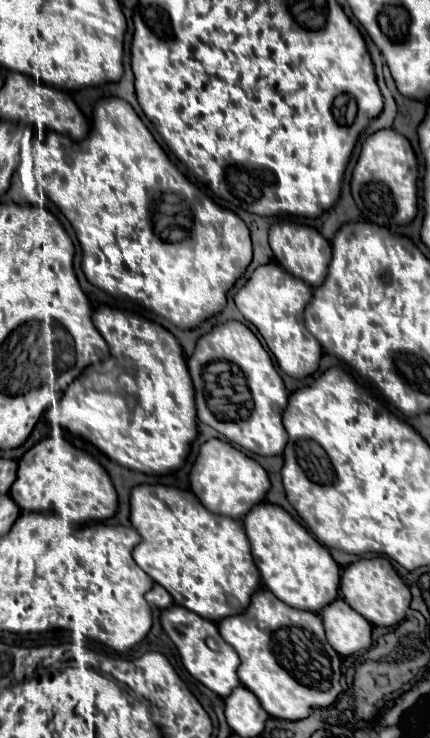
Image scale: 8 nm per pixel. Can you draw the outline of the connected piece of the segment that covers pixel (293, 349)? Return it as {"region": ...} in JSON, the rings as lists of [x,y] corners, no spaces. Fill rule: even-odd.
{"region":[[[277,264],[259,266],[249,278],[249,282],[235,294],[235,304],[239,312],[265,338],[267,348],[273,352],[279,368],[287,376],[297,380],[311,376],[319,368],[319,360],[323,354],[321,344],[303,326],[303,310],[309,304],[311,296],[311,286],[281,270]]]}

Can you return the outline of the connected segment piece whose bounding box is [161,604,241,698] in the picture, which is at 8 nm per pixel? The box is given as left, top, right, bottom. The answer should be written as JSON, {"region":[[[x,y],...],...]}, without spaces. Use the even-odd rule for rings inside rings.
{"region":[[[175,604],[175,606],[167,608],[167,610],[163,610],[163,614],[161,614],[161,626],[167,632],[167,636],[175,642],[175,646],[177,646],[177,650],[181,654],[183,666],[187,668],[187,672],[195,680],[199,680],[201,684],[205,684],[211,692],[219,694],[221,698],[227,698],[233,688],[241,686],[241,680],[237,676],[239,656],[237,656],[235,648],[231,648],[231,644],[227,644],[219,636],[219,630],[217,630],[217,624],[215,622],[209,622],[209,620],[197,616],[195,612],[191,612],[187,608]],[[205,640],[215,640],[219,644],[219,650],[209,648]]]}

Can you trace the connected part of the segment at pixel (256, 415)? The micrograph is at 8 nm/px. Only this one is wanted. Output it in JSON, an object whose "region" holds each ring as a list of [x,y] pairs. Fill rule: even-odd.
{"region":[[[229,320],[199,338],[187,362],[195,384],[197,418],[237,444],[259,456],[281,456],[287,444],[281,416],[287,408],[287,390],[269,354],[257,336],[241,322]]]}

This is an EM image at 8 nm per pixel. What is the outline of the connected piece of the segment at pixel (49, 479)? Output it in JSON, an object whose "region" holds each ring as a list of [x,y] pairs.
{"region":[[[61,438],[41,440],[19,460],[17,480],[11,486],[9,494],[25,512],[55,512],[57,516],[63,516],[65,520],[71,520],[75,524],[85,524],[91,520],[103,522],[117,512],[117,492],[113,488],[109,474],[103,470],[103,466],[97,464],[87,452],[75,448],[73,444],[69,444],[67,440],[61,440]]]}

